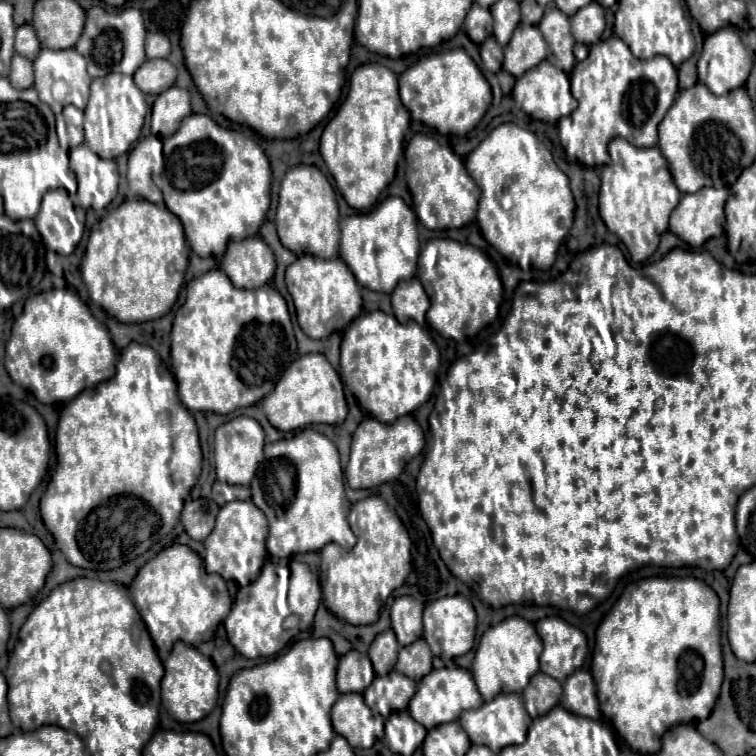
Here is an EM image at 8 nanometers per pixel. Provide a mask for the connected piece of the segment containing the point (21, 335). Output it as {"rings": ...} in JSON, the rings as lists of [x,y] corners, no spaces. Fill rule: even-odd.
{"rings":[[[48,289],[32,295],[24,303],[22,315],[12,325],[12,335],[6,343],[4,365],[14,383],[28,389],[40,403],[66,403],[84,389],[96,387],[102,381],[112,379],[116,363],[116,347],[104,323],[96,321],[88,311],[88,305],[76,295],[74,289]]]}

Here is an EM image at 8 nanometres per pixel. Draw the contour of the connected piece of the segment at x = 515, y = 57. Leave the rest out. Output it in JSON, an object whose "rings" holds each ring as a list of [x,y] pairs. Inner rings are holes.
{"rings":[[[518,25],[510,43],[504,47],[502,69],[514,77],[524,75],[524,71],[536,67],[548,55],[548,47],[540,29],[536,25]]]}

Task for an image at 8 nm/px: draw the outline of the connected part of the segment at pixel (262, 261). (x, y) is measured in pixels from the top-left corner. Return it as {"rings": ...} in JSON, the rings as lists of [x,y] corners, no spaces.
{"rings":[[[258,235],[228,243],[222,257],[222,271],[240,289],[256,289],[270,283],[274,269],[274,253]]]}

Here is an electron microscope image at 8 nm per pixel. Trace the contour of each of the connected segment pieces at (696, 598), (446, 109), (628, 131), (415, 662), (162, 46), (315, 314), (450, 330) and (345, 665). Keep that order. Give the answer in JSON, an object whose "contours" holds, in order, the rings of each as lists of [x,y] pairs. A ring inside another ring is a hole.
{"contours":[[[[650,577],[624,589],[612,611],[600,623],[592,653],[592,677],[598,687],[602,715],[636,753],[660,751],[660,737],[678,723],[708,719],[722,685],[718,595],[694,577]]],[[[462,47],[422,57],[410,65],[398,81],[402,103],[408,107],[412,119],[422,121],[440,135],[466,135],[478,125],[492,103],[492,91],[486,77]]],[[[612,35],[594,43],[588,57],[574,65],[570,87],[578,107],[572,115],[559,120],[560,143],[572,161],[590,167],[608,165],[608,143],[614,137],[626,137],[636,147],[654,147],[658,143],[658,125],[678,93],[678,71],[664,55],[646,61],[636,59],[628,45]]],[[[416,639],[408,647],[402,647],[396,661],[396,671],[420,681],[428,671],[432,671],[432,653],[424,639]]],[[[148,33],[146,35],[146,57],[168,57],[170,55],[170,41],[164,33]]],[[[302,255],[286,269],[286,287],[292,295],[298,323],[312,339],[324,339],[334,331],[342,331],[354,317],[362,313],[362,287],[358,285],[350,267],[340,259],[320,259]]],[[[434,239],[420,251],[418,279],[430,295],[428,323],[448,339],[464,341],[474,337],[482,327],[493,323],[502,301],[502,282],[492,261],[474,245],[452,239]]],[[[348,651],[340,657],[336,683],[340,693],[362,693],[373,681],[375,672],[368,656],[358,651]]]]}

